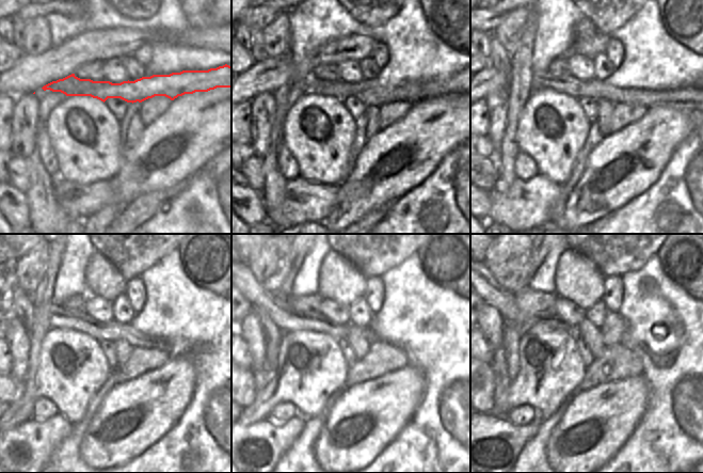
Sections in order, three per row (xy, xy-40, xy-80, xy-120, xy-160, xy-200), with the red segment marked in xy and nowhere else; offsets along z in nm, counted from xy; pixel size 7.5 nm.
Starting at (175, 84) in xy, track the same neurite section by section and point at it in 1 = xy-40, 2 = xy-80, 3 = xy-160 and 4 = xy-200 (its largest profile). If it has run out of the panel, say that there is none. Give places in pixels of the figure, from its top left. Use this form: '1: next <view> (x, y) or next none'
1: next xy-40 (369, 92)
2: next xy-80 (568, 84)
3: next xy-160 (291, 321)
4: next xy-200 (554, 322)

